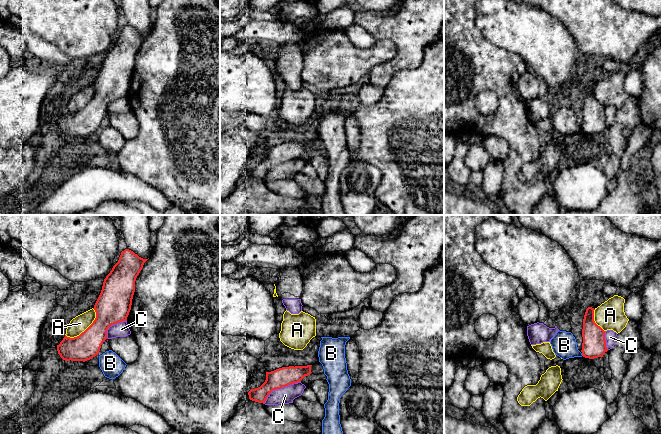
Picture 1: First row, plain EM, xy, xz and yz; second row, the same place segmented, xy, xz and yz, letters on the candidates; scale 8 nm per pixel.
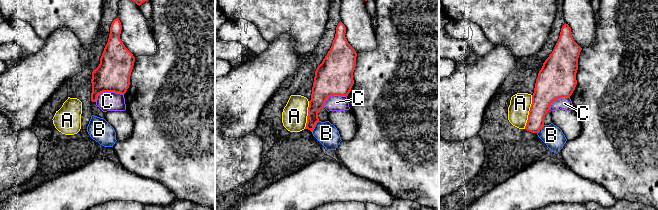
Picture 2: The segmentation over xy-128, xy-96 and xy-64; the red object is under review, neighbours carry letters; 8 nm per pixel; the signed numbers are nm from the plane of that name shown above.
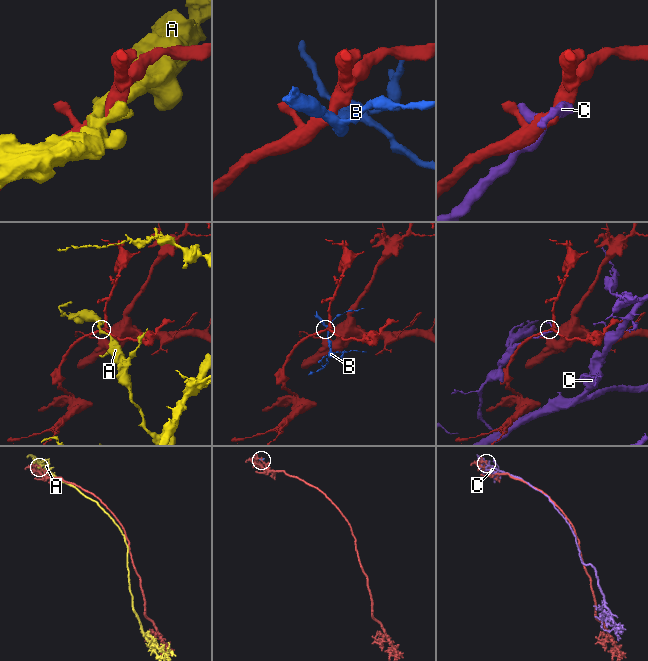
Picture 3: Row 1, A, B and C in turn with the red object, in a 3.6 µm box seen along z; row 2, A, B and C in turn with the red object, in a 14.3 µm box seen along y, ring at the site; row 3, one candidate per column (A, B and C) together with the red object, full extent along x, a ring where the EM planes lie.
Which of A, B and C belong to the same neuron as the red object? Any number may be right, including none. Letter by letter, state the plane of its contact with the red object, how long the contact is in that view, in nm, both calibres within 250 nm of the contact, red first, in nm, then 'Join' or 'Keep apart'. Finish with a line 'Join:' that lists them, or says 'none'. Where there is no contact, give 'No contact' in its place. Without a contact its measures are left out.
A: Touches red in xy. Shared border 320 nm. Thickness 220 nm (red) against 140 nm. Keep apart
B: Touches red in yz. Shared border 30 nm. Thickness 190 nm (red) against 200 nm. Keep apart
C: Touches red in xz. Shared border 360 nm. Thickness 160 nm (red) against 140 nm. Keep apart
Join: none

